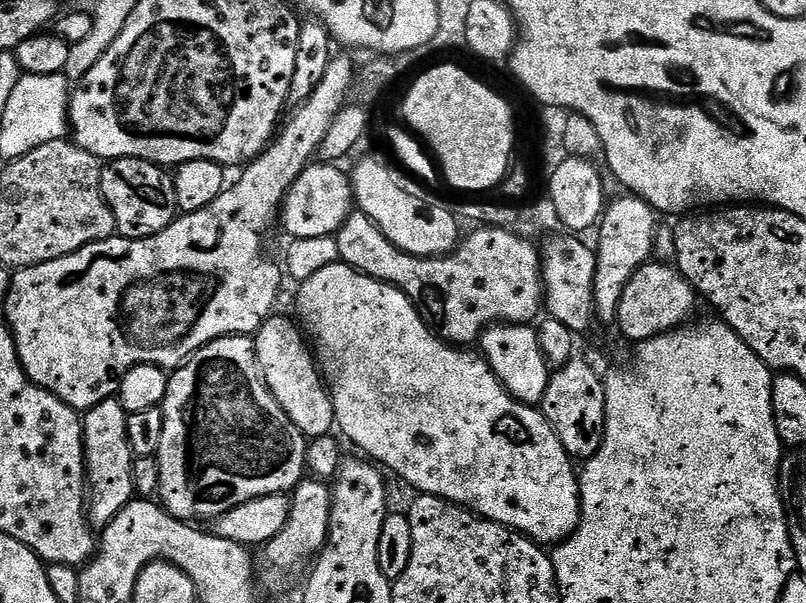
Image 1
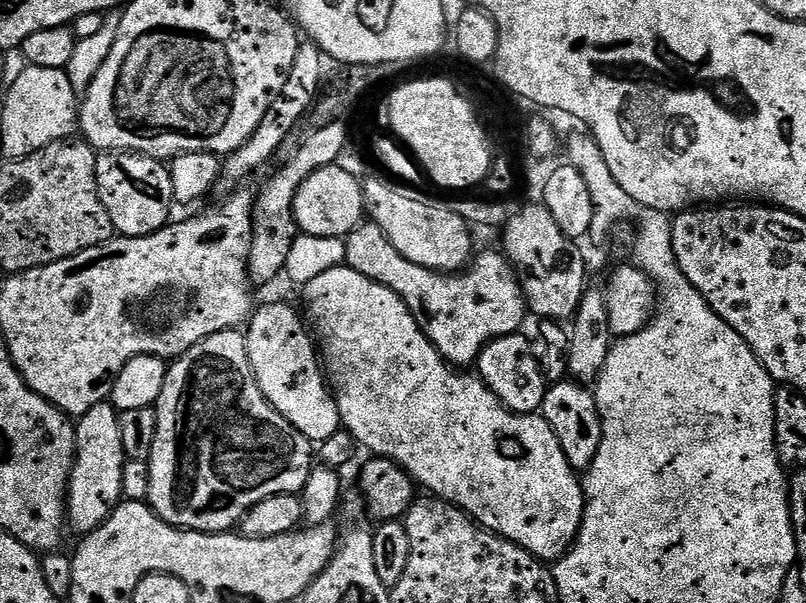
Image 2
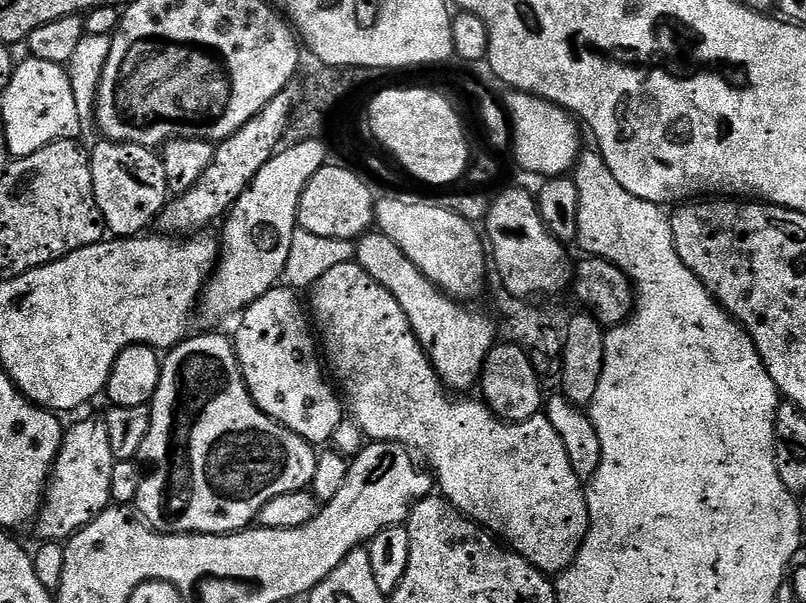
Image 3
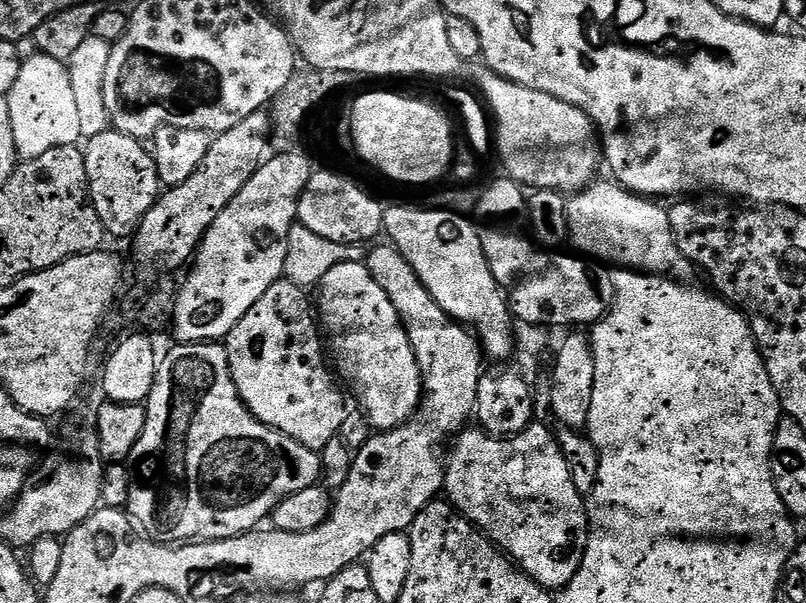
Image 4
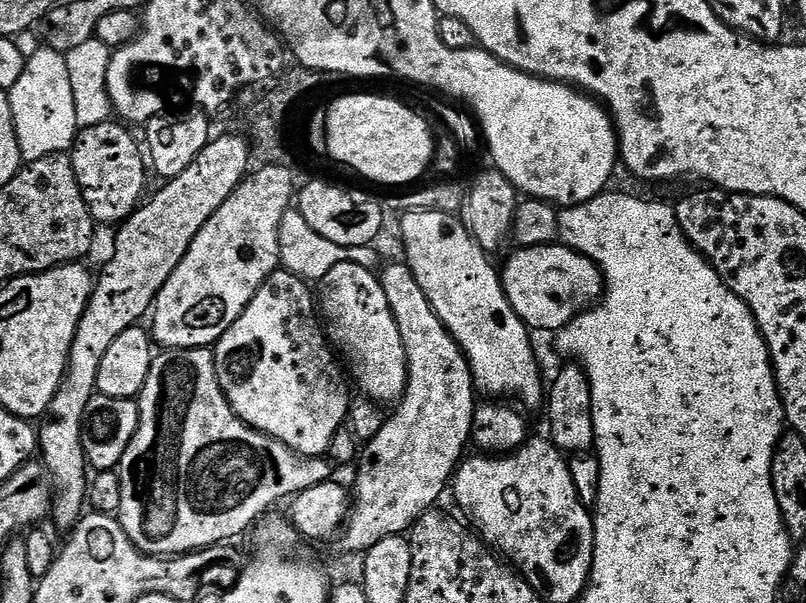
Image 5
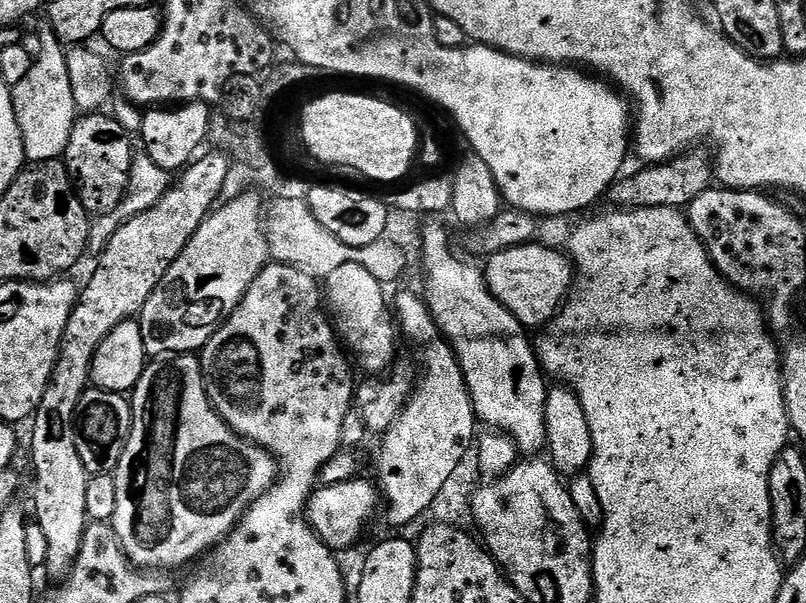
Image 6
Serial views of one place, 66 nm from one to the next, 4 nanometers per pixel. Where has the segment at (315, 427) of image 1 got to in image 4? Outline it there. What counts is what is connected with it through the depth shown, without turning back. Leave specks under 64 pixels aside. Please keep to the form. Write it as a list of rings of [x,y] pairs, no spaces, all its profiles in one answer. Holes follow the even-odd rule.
[[[286,278],[274,282],[274,286],[270,286],[270,290],[266,290],[266,294],[262,294],[262,298],[258,298],[258,302],[250,306],[250,310],[246,310],[246,318],[242,318],[242,322],[238,322],[238,326],[234,326],[234,330],[230,330],[226,337],[228,369],[234,378],[234,386],[238,386],[242,402],[252,411],[254,418],[302,442],[302,446],[323,450],[326,442],[337,439],[346,407],[344,408],[343,394],[336,389],[337,381],[333,373],[330,368],[328,373],[328,368],[324,365],[326,348],[314,315],[313,301],[312,304],[308,301],[308,295],[305,289]]]

